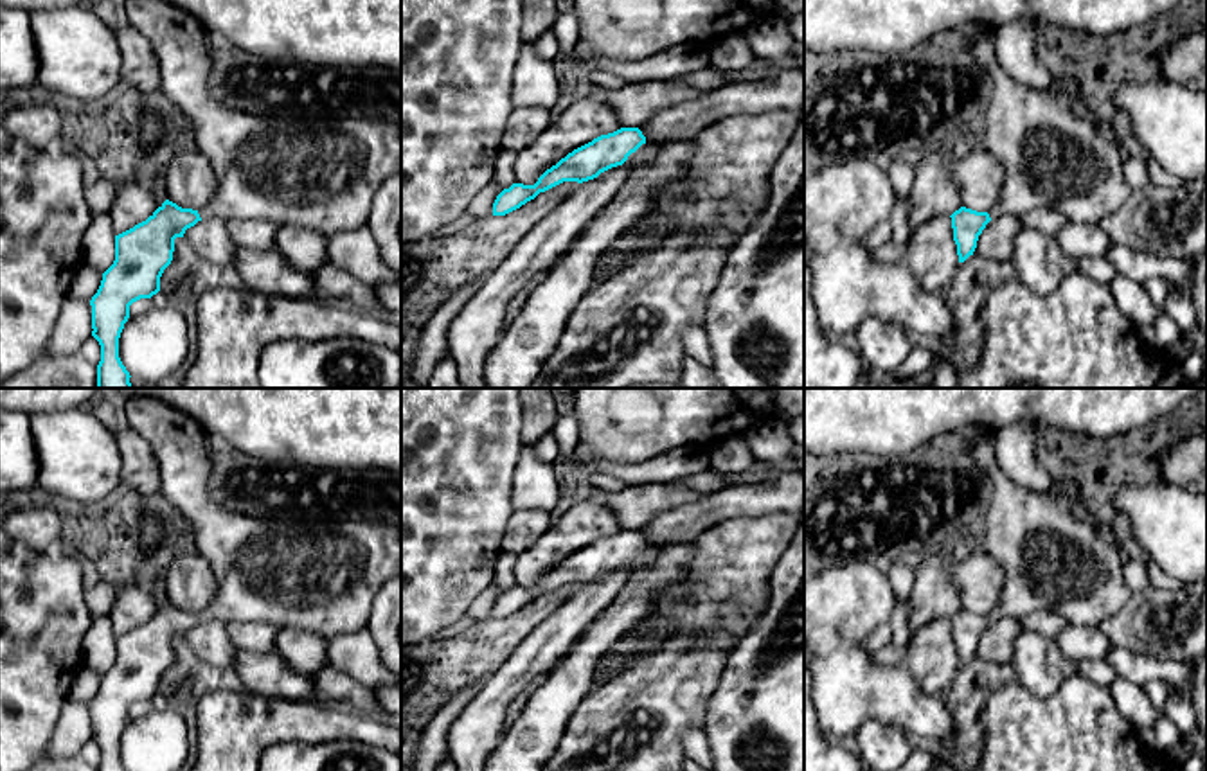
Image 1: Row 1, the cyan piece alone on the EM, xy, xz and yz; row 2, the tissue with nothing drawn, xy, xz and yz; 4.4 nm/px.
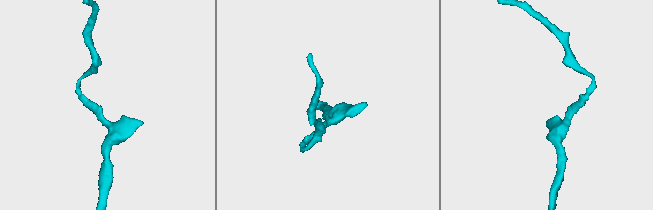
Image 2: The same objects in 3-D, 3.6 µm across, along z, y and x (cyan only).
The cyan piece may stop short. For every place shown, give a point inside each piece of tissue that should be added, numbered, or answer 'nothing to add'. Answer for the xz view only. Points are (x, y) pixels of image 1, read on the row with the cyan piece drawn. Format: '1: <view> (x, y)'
1: xz (646, 153)

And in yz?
1: yz (1053, 153)

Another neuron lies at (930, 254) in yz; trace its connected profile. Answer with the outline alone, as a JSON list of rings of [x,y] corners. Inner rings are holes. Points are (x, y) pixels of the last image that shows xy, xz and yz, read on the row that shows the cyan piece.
[[[941,216],[912,228],[901,261],[928,293],[941,293],[953,280],[959,266],[952,217]]]

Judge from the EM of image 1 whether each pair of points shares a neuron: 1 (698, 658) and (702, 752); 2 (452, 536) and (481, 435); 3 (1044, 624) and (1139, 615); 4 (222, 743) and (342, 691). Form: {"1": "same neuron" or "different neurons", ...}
{"1": "different neurons", "2": "same neuron", "3": "same neuron", "4": "different neurons"}

